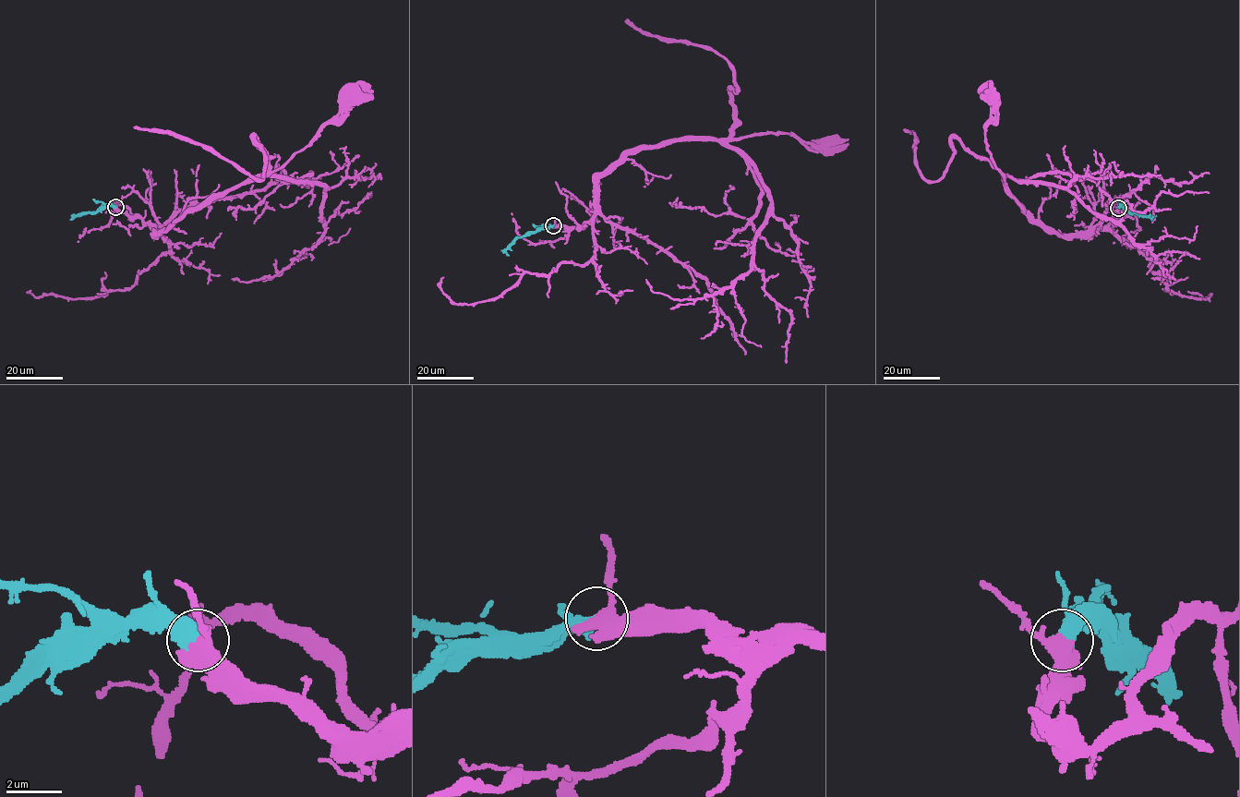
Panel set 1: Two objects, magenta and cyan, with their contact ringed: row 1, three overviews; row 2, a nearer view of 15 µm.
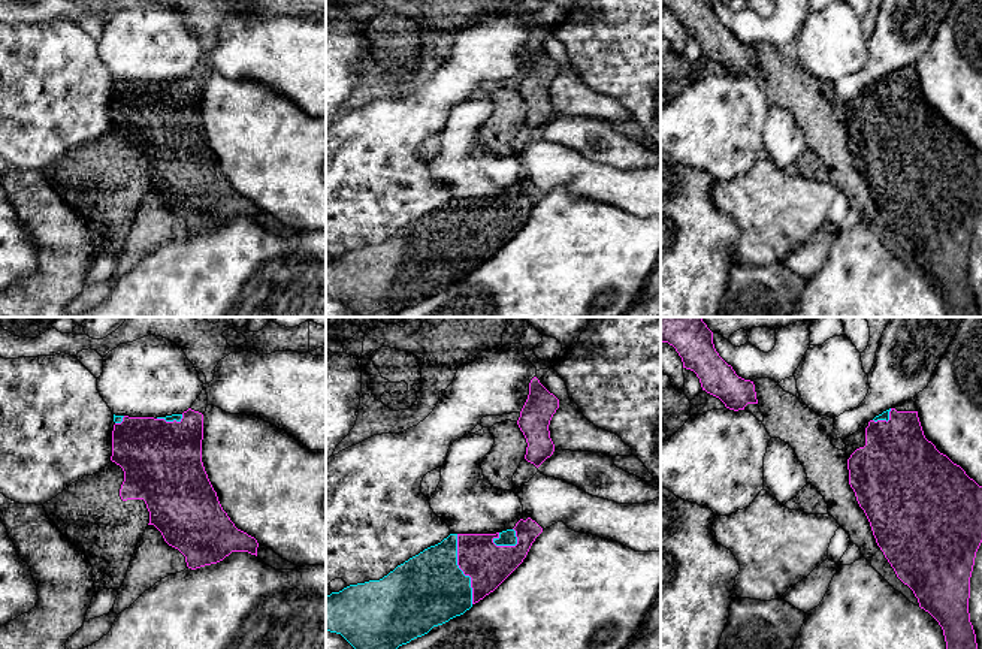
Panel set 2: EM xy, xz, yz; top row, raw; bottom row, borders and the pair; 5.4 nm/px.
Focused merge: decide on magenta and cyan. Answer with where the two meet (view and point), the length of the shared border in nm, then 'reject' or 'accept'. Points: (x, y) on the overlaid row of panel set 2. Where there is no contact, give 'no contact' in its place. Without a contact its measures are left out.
xz (461, 568) | 380 nm | accept

